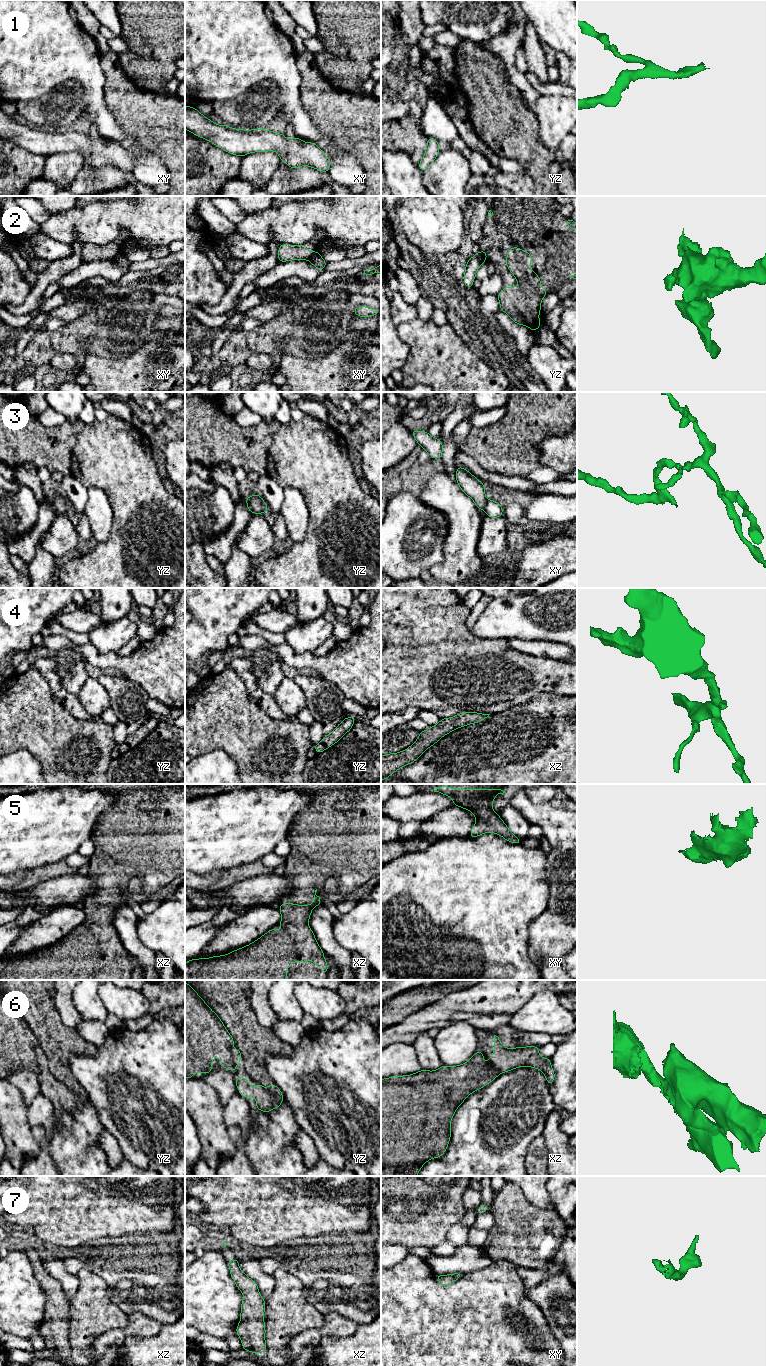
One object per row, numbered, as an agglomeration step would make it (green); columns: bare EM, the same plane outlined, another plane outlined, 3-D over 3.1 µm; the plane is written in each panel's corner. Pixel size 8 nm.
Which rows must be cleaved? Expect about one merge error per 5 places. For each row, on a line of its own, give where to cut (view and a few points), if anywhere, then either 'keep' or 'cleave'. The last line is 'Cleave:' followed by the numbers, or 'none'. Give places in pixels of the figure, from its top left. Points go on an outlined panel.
1: cut none; keep
2: cut xy (318, 254), (309, 260); cleave
3: cut xy (487, 500), (484, 510); cleave
4: cut none; keep
5: cut none; keep
6: cut yz (265, 1088), (276, 1097), (282, 1099); cleave
7: cut none; keep
Cleave: 2, 3, 6

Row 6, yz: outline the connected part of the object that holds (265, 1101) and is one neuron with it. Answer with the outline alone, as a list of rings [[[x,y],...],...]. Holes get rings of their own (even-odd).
[[[246,1077],[236,1078],[235,1084],[237,1089],[240,1090],[239,1095],[242,1097],[255,1097],[255,1108],[264,1113],[269,1113],[272,1109],[278,1108],[284,1102],[283,1099],[276,1098],[259,1083],[257,1083],[256,1088],[253,1089],[248,1084],[248,1079]]]

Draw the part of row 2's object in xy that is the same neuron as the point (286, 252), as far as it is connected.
[[[281,244],[278,249],[278,261],[287,262],[291,260],[307,260],[319,255],[318,251],[307,251],[306,244],[290,245]]]

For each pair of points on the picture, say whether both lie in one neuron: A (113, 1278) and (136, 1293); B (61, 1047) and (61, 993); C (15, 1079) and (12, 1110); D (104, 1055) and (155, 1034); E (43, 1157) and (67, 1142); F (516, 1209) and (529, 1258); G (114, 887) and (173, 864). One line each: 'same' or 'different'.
A: same
B: different
C: different
D: same
E: different
F: same
G: same

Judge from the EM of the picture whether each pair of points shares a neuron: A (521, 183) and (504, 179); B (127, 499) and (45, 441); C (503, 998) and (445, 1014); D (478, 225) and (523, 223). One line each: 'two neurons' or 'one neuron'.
A: one neuron
B: two neurons
C: one neuron
D: two neurons

